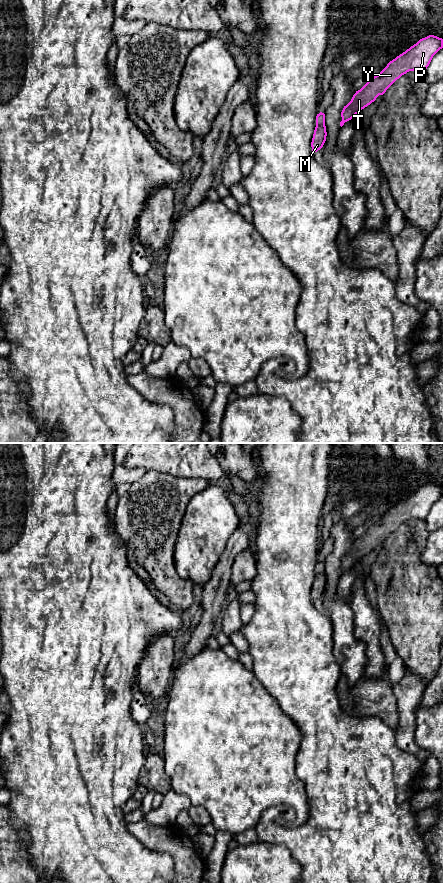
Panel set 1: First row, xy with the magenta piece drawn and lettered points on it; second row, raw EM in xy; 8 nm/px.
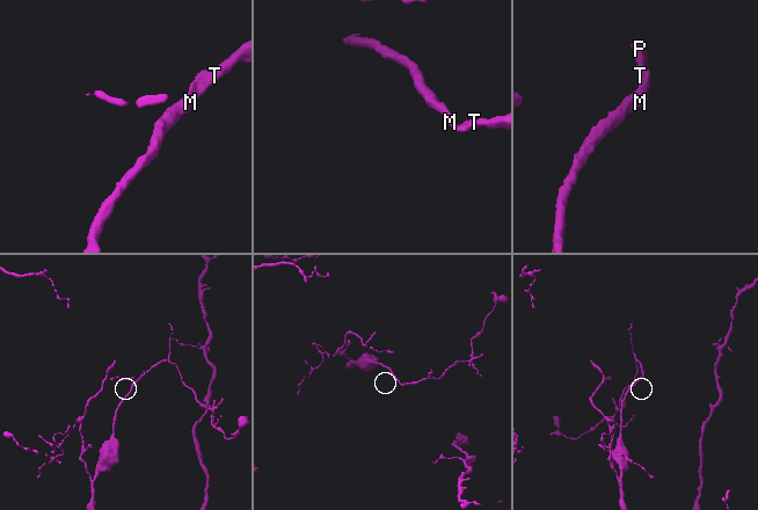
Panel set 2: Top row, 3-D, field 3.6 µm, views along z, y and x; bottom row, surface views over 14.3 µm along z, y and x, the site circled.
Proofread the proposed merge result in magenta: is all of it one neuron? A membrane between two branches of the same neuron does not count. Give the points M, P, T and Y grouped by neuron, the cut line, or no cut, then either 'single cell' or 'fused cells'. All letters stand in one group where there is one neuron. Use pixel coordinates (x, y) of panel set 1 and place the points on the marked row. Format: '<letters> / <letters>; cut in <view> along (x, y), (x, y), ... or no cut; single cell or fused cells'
M P T Y; no cut; single cell

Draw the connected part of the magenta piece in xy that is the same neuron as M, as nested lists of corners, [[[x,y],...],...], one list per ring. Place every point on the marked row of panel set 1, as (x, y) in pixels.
[[[320,112],[316,116],[316,127],[311,142],[313,154],[323,147],[326,141],[326,136],[325,114]]]

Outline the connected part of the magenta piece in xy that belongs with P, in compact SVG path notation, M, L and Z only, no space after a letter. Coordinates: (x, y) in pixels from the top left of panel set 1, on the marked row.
M429 35L420 39L405 52L390 61L376 76L371 78L360 90L356 91L351 101L344 106L341 117L342 127L353 119L362 109L370 105L402 75L409 71L425 71L433 56L443 48L443 39Z

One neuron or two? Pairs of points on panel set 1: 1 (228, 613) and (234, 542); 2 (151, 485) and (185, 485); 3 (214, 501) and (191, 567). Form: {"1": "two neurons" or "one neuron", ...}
{"1": "two neurons", "2": "one neuron", "3": "one neuron"}

